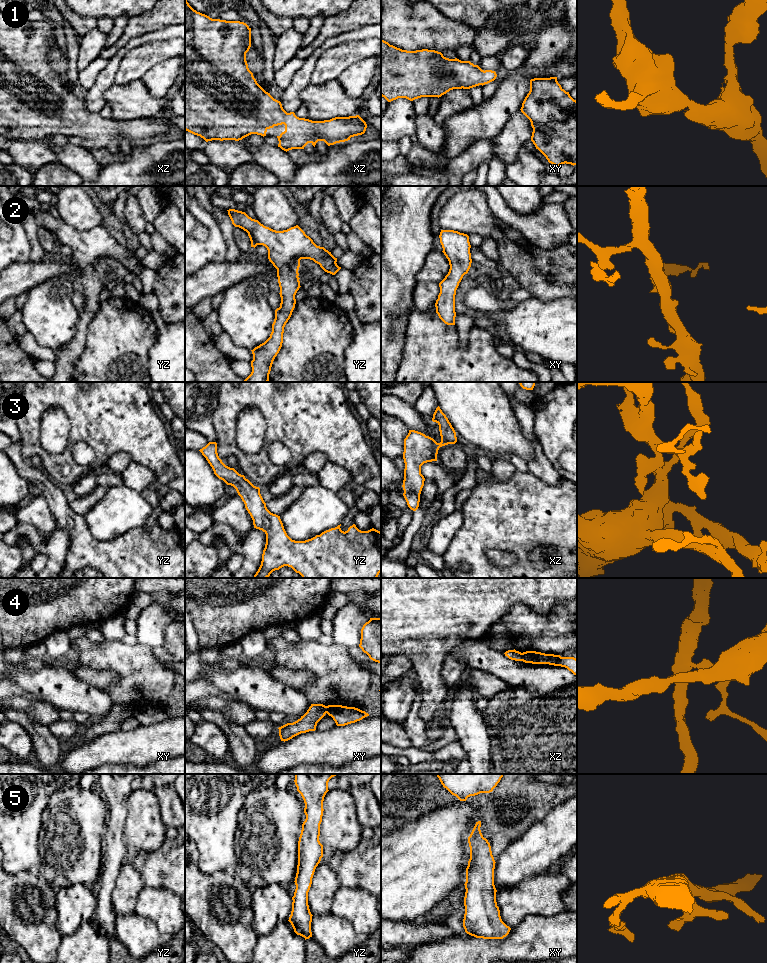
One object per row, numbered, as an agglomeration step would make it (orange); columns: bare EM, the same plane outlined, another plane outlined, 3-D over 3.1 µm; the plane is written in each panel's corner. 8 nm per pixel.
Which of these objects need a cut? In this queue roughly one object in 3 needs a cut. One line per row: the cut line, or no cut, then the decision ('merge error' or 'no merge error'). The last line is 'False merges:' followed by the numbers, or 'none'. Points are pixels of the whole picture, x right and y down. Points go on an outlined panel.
1: no cut | no merge error
2: no cut | no merge error
3: no cut | no merge error
4: xz (522, 653), (523, 660) | merge error
5: no cut | no merge error
False merges: 4

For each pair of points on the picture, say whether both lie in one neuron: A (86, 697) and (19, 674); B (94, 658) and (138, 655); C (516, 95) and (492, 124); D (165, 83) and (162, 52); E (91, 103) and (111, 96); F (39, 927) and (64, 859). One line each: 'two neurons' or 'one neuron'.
A: one neuron
B: one neuron
C: one neuron
D: two neurons
E: two neurons
F: two neurons

